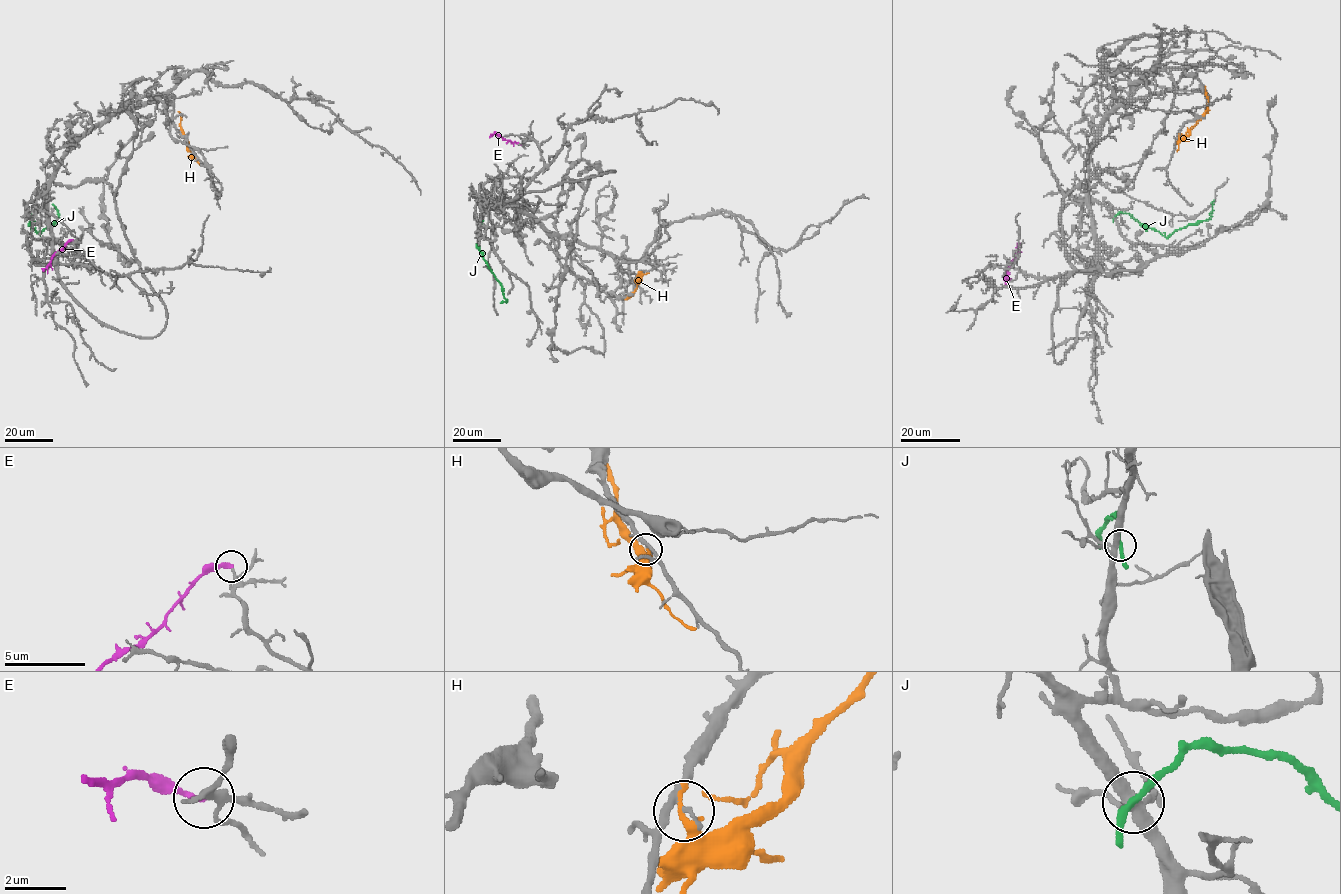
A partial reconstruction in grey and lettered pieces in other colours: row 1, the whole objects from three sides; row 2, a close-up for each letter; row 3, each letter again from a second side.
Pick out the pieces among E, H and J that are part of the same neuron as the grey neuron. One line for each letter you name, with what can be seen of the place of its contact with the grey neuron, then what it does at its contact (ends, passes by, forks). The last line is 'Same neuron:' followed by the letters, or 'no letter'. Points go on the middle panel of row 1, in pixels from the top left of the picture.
Same neuron: no letter

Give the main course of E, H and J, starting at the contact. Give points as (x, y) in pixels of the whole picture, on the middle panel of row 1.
E: (520, 144), (495, 133)
H: (641, 274), (636, 289), (628, 298), (626, 296)
J: (482, 222), (478, 247), (500, 283), (506, 301), (500, 303)

